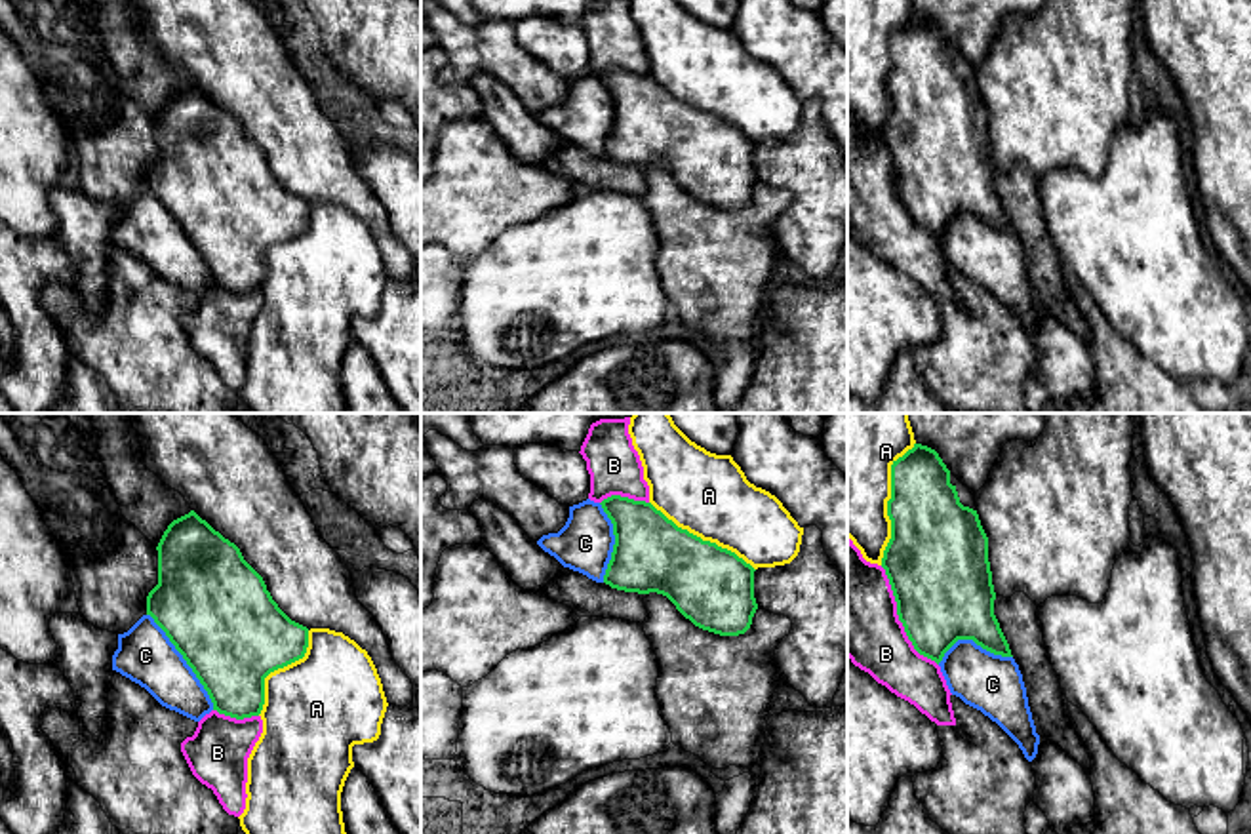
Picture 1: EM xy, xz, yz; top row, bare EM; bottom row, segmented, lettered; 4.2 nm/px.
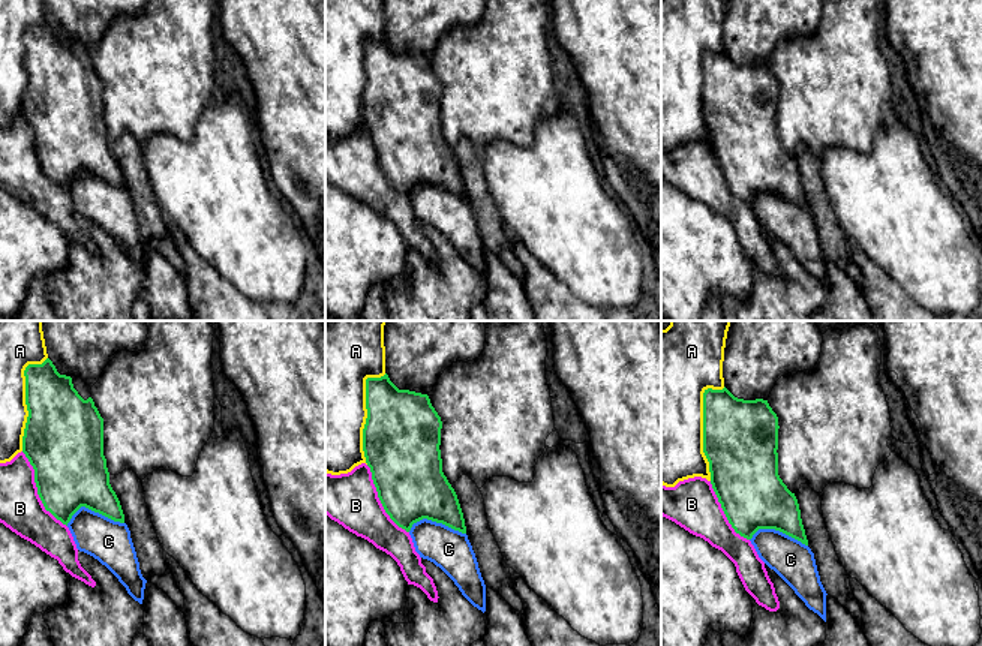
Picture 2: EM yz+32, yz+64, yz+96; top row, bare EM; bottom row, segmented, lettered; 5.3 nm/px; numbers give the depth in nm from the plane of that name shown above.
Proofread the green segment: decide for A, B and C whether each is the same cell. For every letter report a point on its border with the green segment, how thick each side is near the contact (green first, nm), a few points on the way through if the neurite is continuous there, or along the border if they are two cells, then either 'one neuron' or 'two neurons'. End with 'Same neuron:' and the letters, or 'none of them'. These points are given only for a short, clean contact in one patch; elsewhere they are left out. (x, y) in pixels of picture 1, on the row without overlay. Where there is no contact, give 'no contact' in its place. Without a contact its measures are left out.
A: meets green in yz at (888, 77); 360 nm thick on the green side, 360 nm on the other; two neurons
B: meets green in yz at (899, 193); 420 nm thick on the green side, 400 nm on the other; two neurons
C: meets green in xy at (185, 233); 460 nm thick on the green side, 240 nm on the other; one neuron
Same neuron: C

